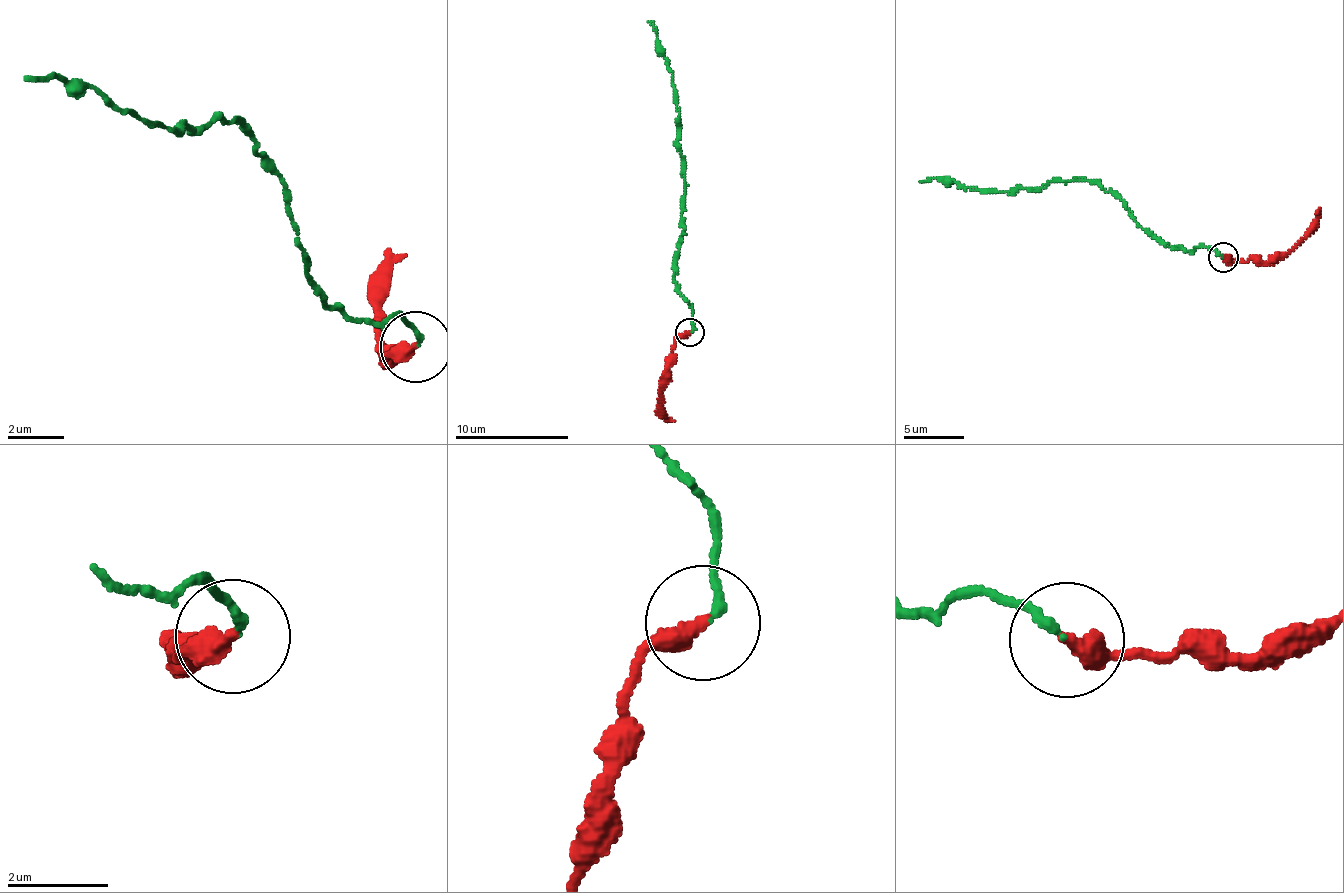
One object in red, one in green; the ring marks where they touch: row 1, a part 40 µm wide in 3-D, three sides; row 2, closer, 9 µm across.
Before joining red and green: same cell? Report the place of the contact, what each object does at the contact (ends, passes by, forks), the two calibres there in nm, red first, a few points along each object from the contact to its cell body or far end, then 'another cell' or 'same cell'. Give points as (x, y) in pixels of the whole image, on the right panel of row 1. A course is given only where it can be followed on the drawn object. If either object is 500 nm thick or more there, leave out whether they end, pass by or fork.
(1223, 257) | red ends | green ends | 420/170 nm | red via (1223, 258), (1238, 262), (1275, 262), (1305, 235), (1320, 208) | green via (1222, 258), (1214, 249), (1165, 246), (1134, 220), (1120, 200), (1087, 180), (983, 192), (954, 179), (921, 182) | another cell

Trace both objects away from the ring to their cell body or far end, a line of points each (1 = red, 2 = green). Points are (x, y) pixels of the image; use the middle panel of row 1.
1: (689, 331), (674, 343), (662, 405), (667, 421)
2: (691, 331), (692, 304), (680, 293), (674, 271), (684, 229), (676, 90), (657, 30), (648, 21)

